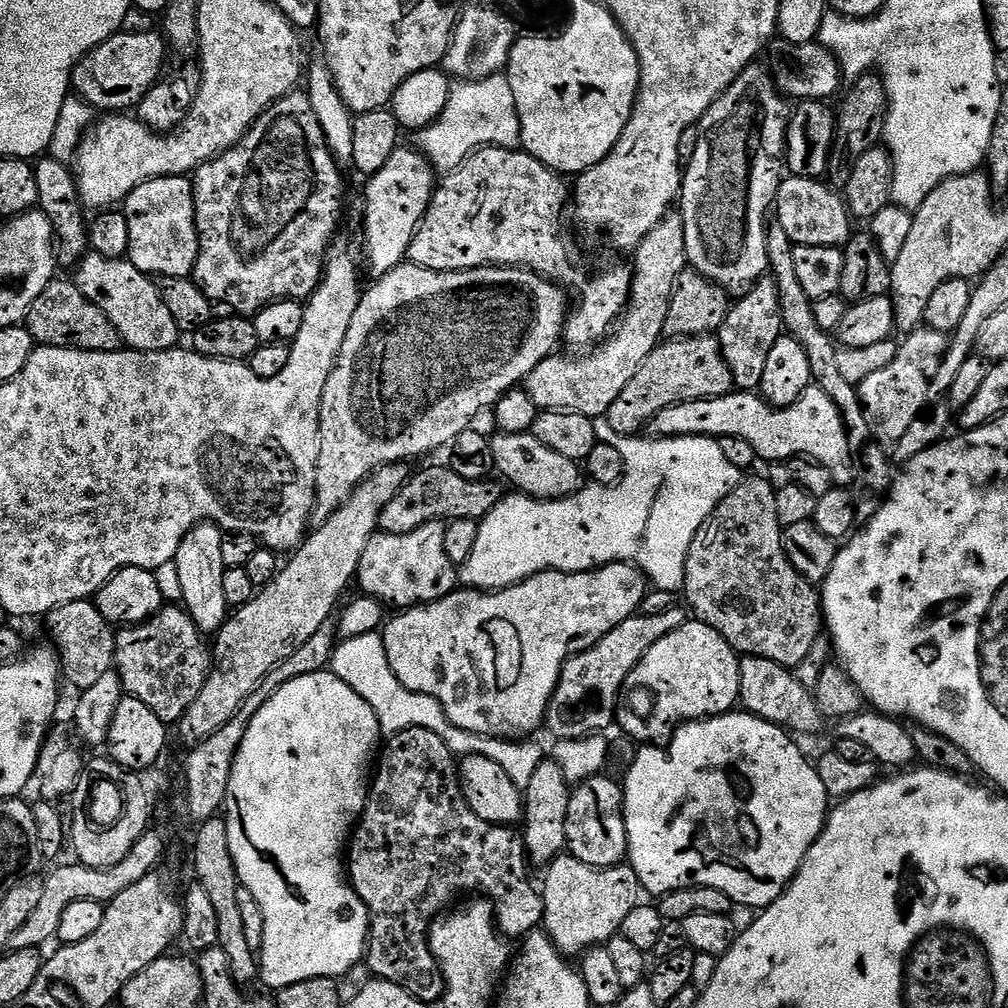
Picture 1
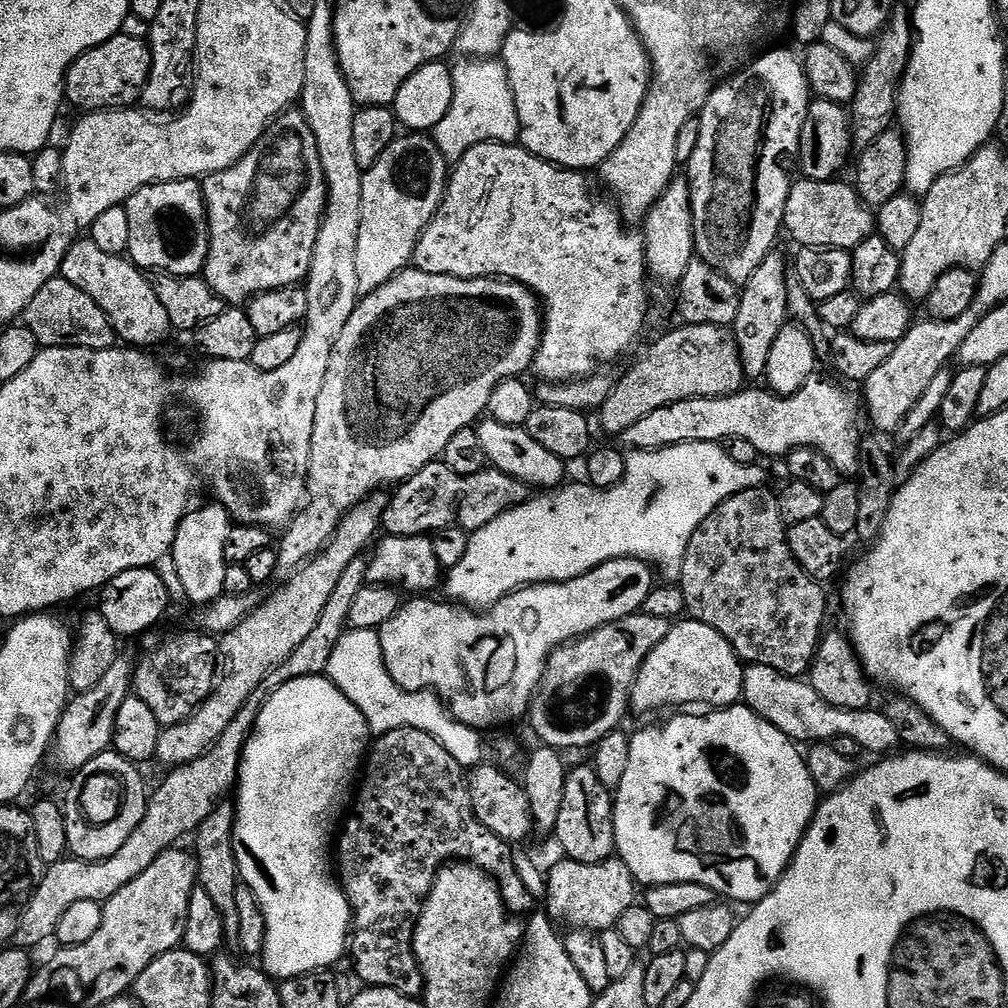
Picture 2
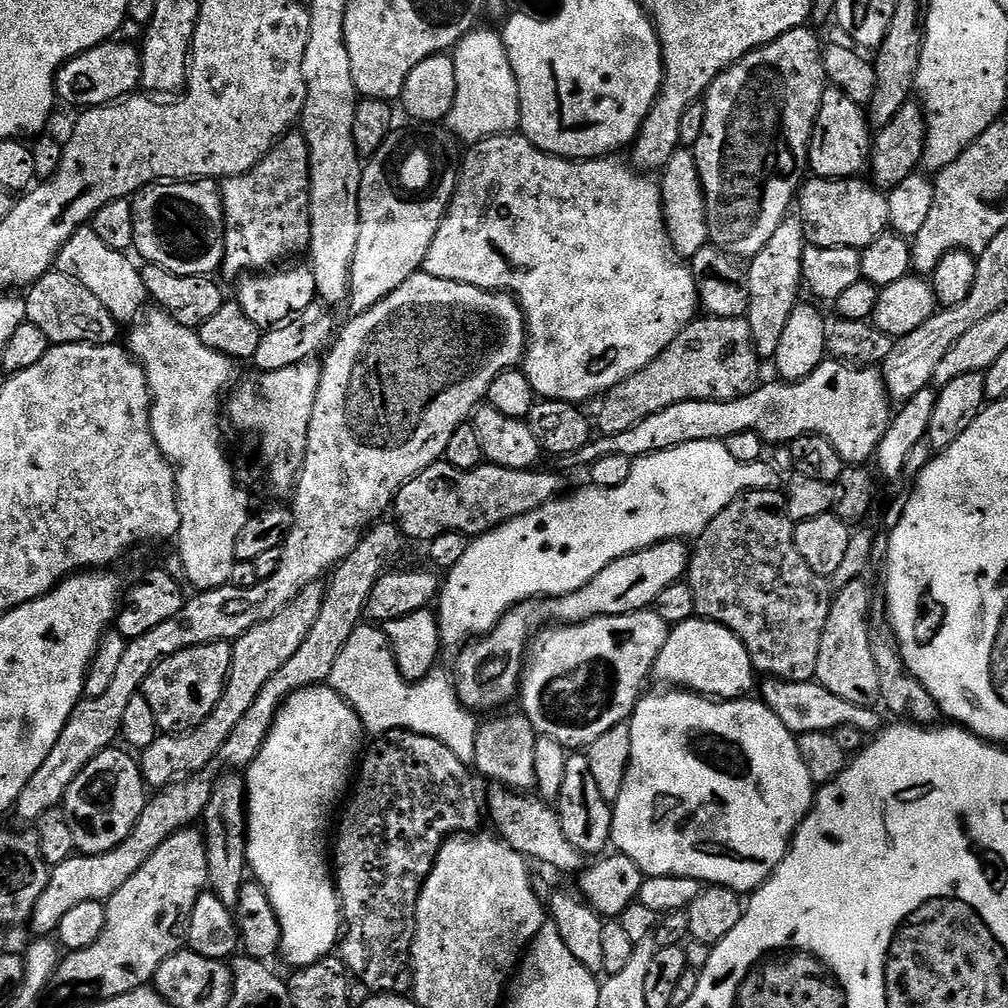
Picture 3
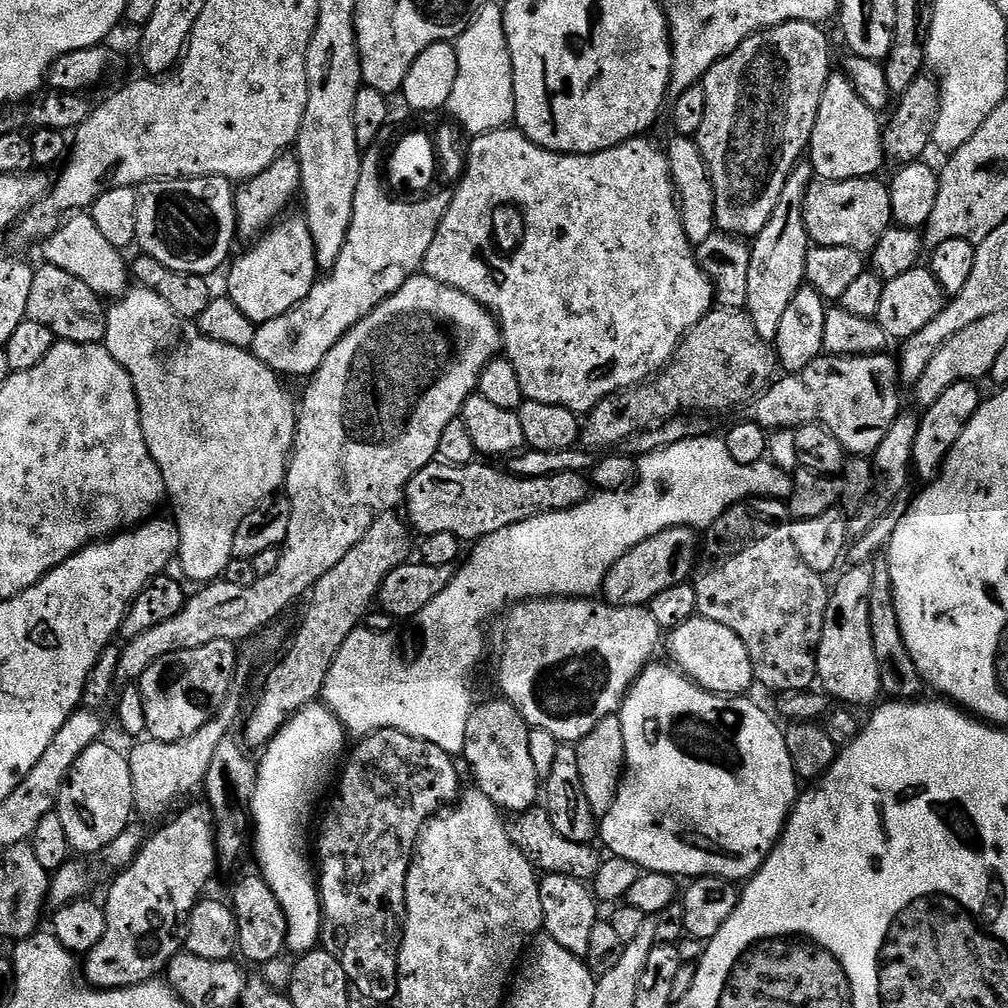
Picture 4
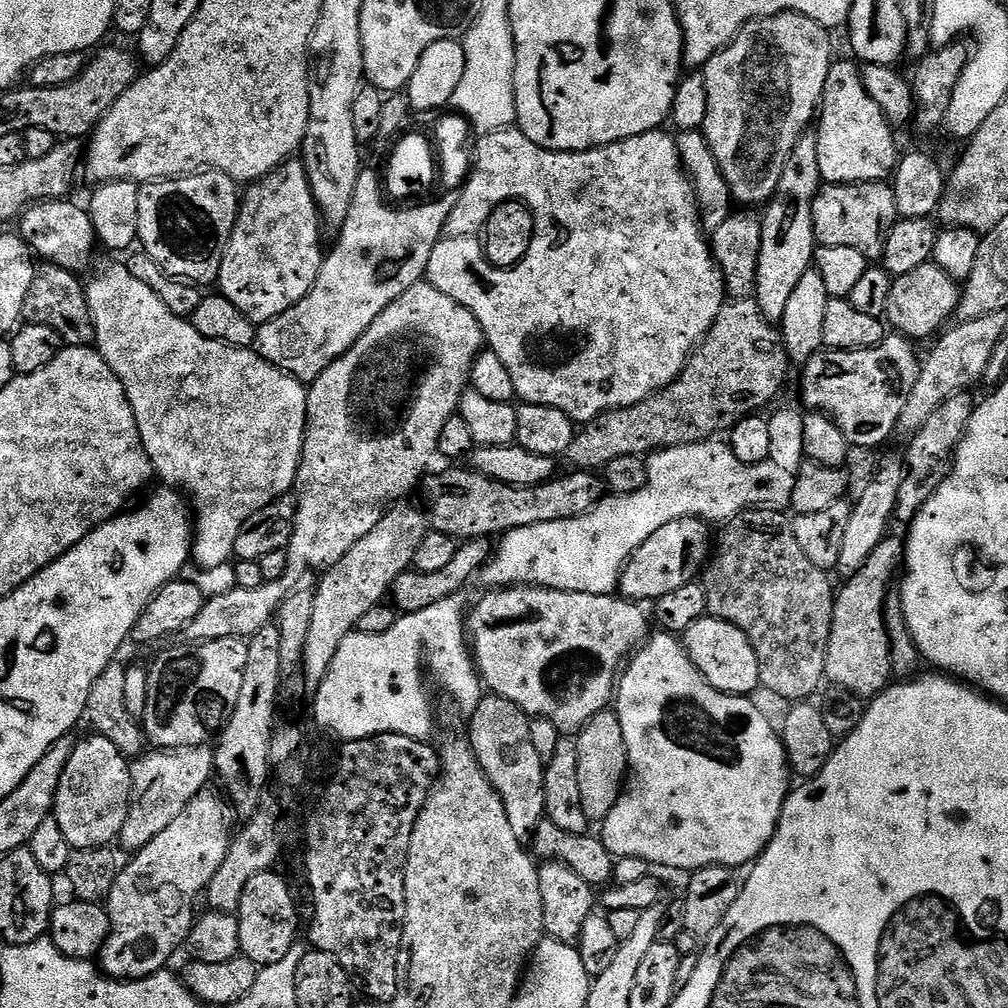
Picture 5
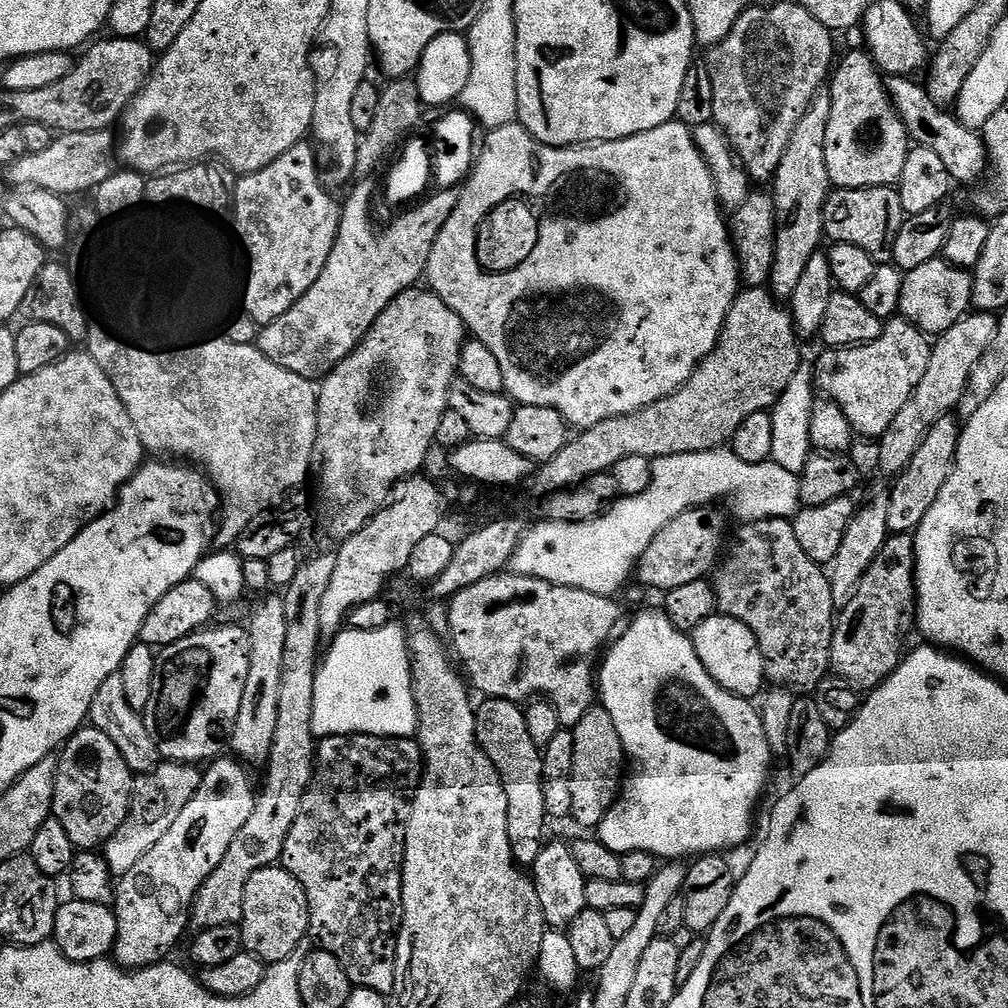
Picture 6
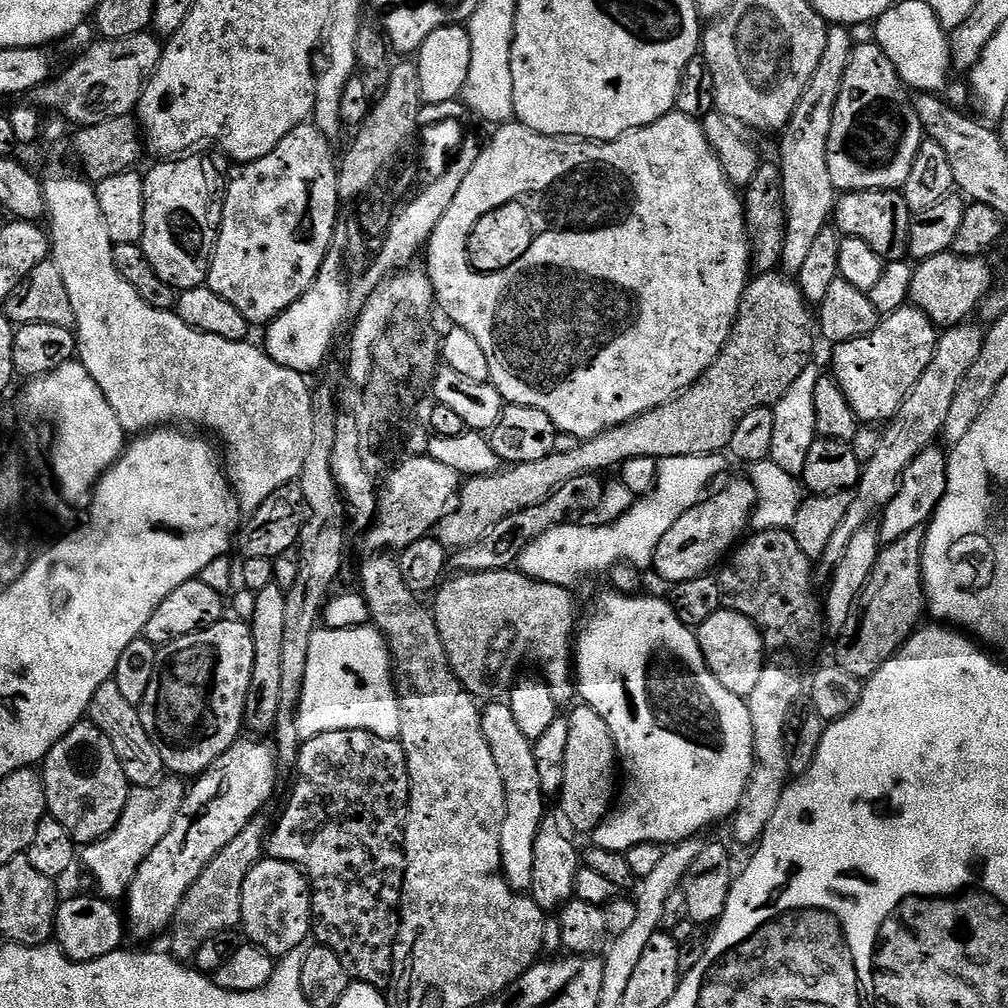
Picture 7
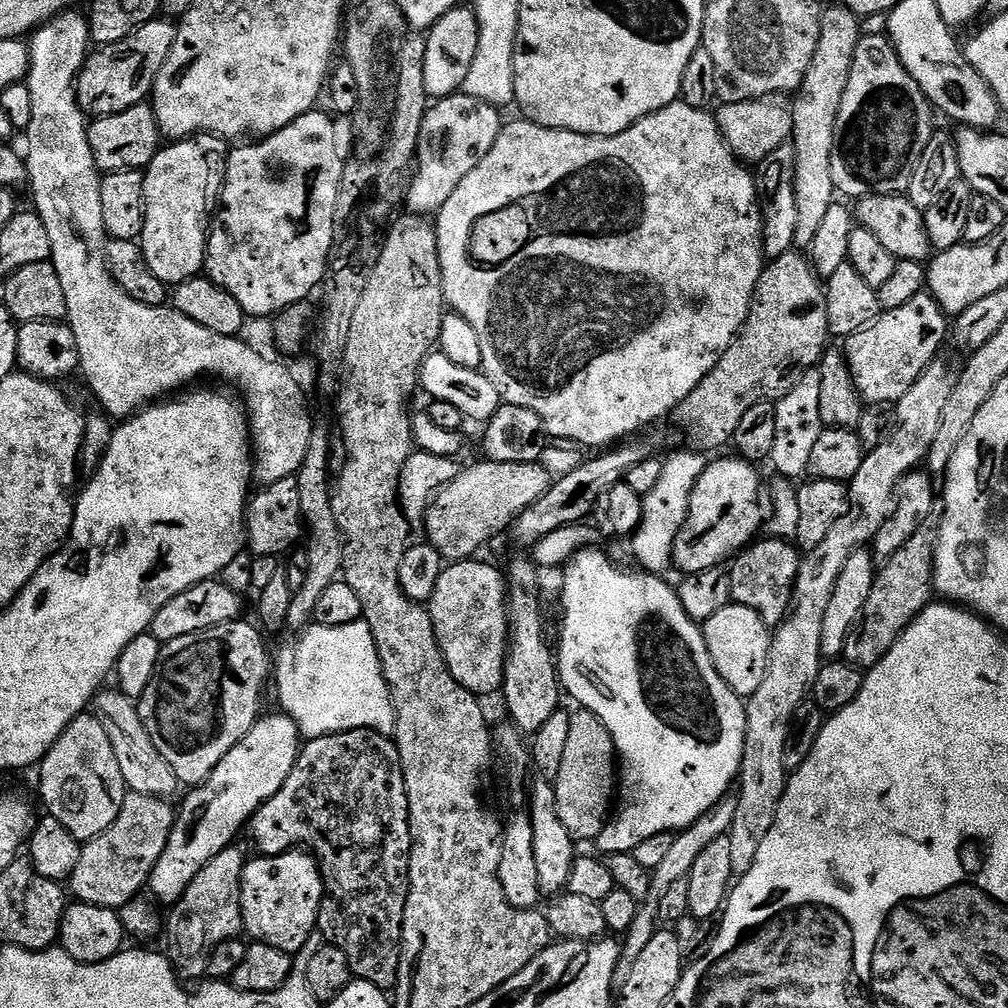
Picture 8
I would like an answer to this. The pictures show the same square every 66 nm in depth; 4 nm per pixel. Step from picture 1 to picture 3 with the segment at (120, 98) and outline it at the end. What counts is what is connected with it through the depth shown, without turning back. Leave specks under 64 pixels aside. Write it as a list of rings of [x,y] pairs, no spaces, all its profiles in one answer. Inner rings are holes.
[[[116,38],[104,41],[76,55],[59,68],[56,75],[56,95],[61,103],[66,102],[76,107],[76,110],[107,107],[133,95],[141,87],[140,49],[135,43],[119,44],[118,41]]]

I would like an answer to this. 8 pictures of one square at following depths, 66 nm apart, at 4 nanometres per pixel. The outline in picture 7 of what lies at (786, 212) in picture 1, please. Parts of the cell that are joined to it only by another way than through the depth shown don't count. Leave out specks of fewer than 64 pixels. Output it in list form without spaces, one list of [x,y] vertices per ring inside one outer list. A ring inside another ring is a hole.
[[[899,191],[845,192],[836,201],[834,227],[841,237],[862,238],[874,254],[888,260],[903,260],[908,256],[908,231],[913,215]]]

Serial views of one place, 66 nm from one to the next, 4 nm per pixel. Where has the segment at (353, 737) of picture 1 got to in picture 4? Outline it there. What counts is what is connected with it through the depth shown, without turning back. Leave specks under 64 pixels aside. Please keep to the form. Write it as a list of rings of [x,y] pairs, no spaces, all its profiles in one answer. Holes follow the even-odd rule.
[[[320,702],[307,704],[301,712],[296,712],[288,720],[286,726],[280,728],[278,735],[268,743],[267,748],[263,749],[261,756],[264,757],[259,757],[258,760],[259,774],[252,803],[251,822],[254,836],[256,832],[256,860],[260,863],[259,875],[263,876],[264,881],[274,890],[278,902],[282,902],[288,922],[287,951],[289,953],[311,952],[321,943],[322,909],[318,876],[314,871],[313,861],[312,864],[308,861],[308,836],[304,831],[312,820],[312,807],[315,806],[316,799],[323,794],[332,771],[334,776],[345,755],[344,736],[346,737],[344,723],[330,709]]]

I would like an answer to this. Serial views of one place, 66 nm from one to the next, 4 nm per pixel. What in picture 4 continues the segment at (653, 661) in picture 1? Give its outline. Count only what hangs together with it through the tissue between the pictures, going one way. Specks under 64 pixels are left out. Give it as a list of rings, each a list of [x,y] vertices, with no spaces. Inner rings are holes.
[[[698,614],[683,626],[671,629],[670,636],[671,663],[708,692],[717,692],[719,696],[744,696],[747,688],[753,687],[756,675],[752,669],[750,650],[746,650],[742,638],[738,638],[730,626],[722,626],[722,622],[710,622]]]

